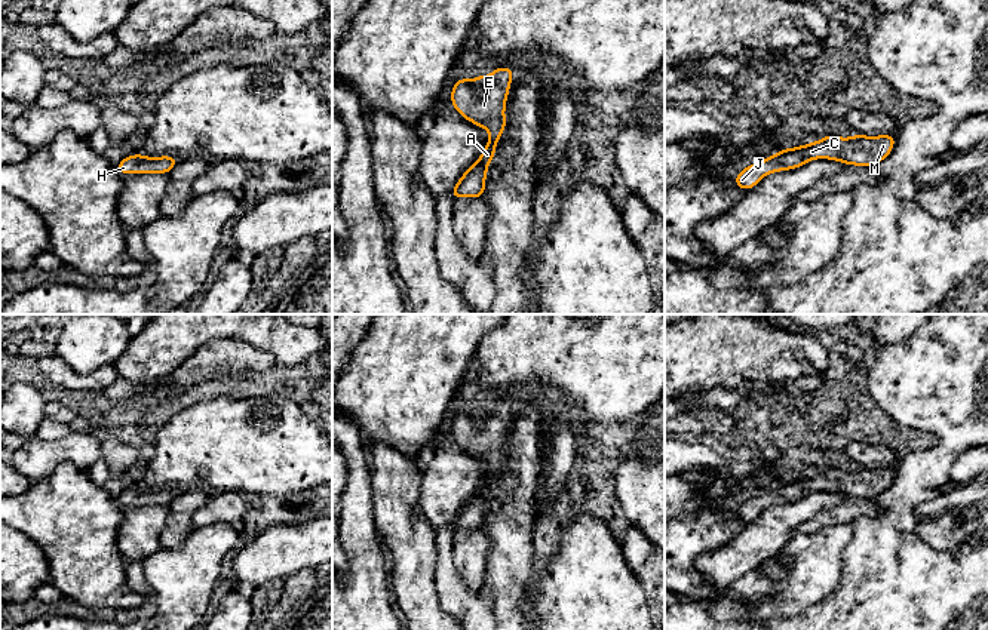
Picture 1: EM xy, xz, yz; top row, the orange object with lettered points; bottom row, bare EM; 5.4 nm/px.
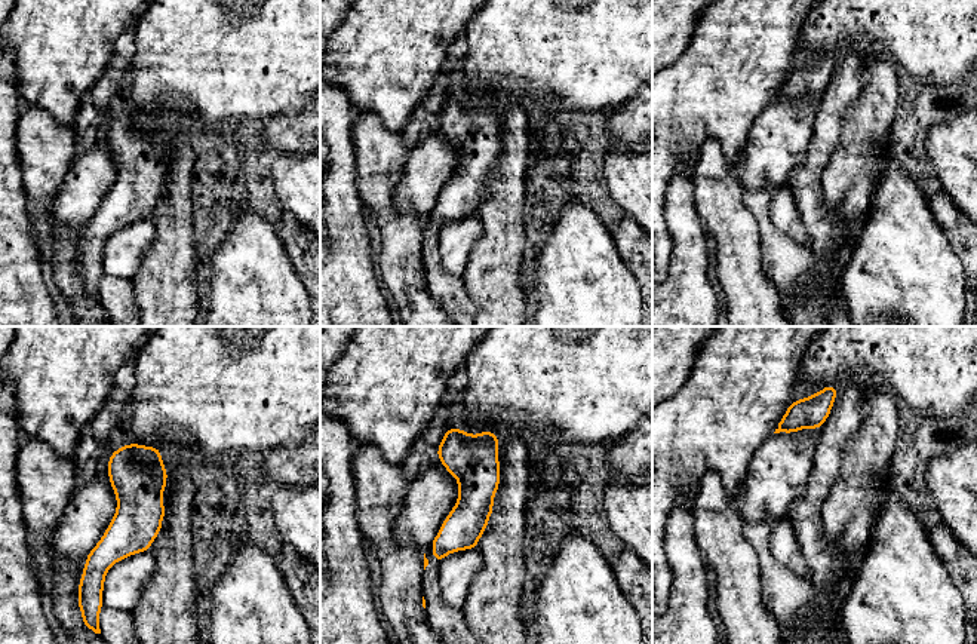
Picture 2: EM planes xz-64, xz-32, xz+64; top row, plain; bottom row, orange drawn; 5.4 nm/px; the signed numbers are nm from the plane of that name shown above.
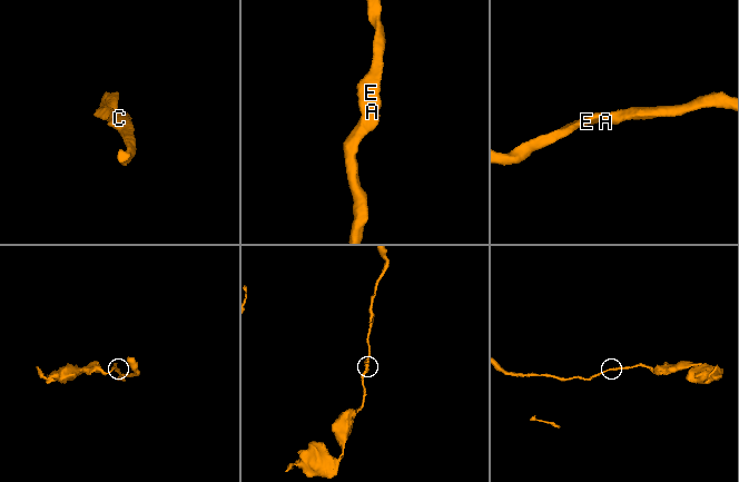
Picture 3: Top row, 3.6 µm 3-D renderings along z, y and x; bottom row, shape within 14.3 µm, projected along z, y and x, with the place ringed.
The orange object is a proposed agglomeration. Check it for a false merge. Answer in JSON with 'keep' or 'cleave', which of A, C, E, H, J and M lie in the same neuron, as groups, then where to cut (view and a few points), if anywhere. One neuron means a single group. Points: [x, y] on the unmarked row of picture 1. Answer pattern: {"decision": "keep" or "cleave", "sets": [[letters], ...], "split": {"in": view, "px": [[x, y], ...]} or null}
{"decision": "keep", "sets": [["A", "C", "E", "H", "J", "M"]], "split": null}

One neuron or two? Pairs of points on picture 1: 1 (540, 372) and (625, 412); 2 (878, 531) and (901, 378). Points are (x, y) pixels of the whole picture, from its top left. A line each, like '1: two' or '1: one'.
1: one
2: one

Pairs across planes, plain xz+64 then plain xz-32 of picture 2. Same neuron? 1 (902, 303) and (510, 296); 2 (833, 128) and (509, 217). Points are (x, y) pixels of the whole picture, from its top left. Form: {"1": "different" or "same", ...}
{"1": "different", "2": "same"}

